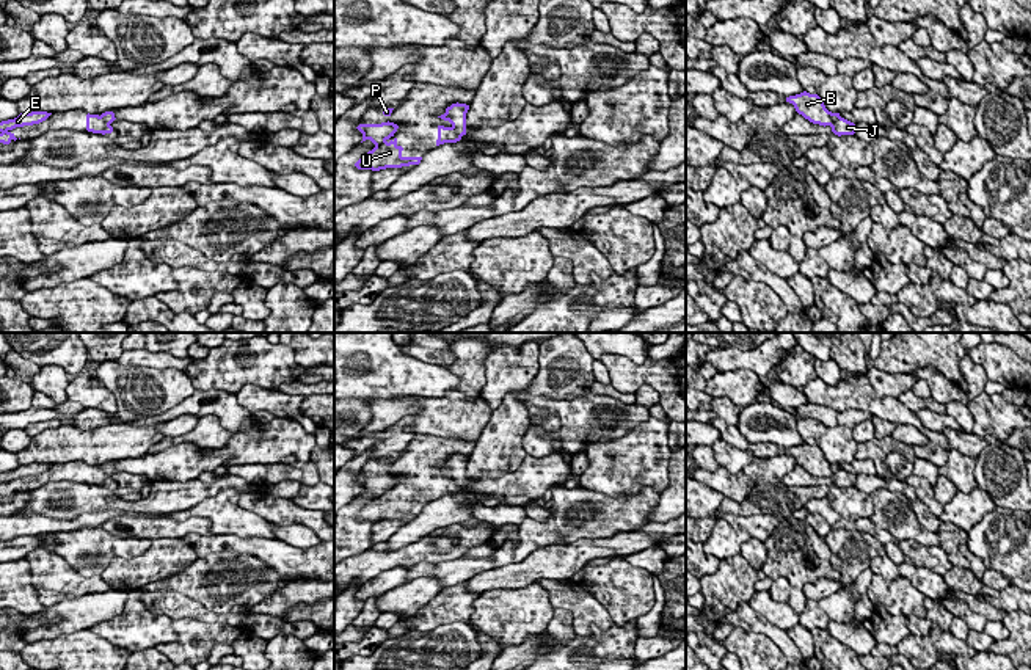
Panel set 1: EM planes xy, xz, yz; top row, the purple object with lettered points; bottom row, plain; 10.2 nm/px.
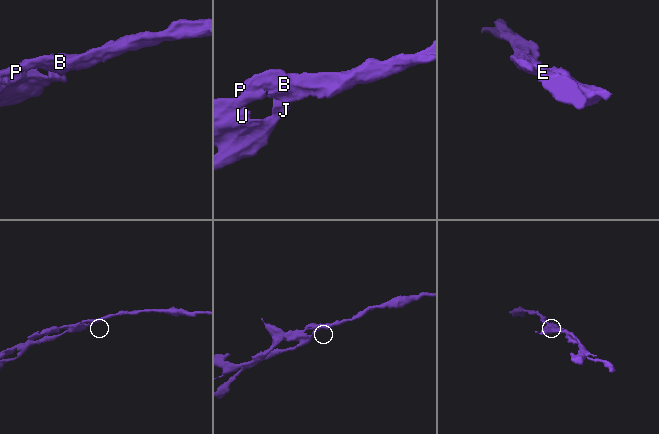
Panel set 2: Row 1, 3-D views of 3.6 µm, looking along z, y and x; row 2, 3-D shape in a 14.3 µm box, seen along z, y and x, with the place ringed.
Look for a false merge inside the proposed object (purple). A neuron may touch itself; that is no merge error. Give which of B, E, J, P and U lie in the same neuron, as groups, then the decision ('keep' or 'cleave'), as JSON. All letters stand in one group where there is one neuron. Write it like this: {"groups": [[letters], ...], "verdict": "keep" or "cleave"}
{"groups": [["B", "E", "P"], ["J", "U"]], "verdict": "cleave"}

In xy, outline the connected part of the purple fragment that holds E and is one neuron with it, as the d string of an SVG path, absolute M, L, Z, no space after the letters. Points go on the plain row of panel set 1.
M31 463L31 464L20 464L14 471L2 472L0 483L8 483L16 479L33 477L46 472L52 464L47 463Z

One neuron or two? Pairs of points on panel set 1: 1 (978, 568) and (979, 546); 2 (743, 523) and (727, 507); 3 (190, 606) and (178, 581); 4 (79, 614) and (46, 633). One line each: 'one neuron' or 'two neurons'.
1: two neurons
2: two neurons
3: two neurons
4: one neuron

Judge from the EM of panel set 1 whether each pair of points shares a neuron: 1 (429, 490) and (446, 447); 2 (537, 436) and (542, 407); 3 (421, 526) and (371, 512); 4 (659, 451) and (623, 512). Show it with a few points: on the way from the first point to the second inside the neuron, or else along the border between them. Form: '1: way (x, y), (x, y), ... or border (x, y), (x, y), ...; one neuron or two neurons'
1: way (429, 479), (429, 465), (435, 458); one neuron
2: way (551, 436), (564, 427), (564, 416), (556, 408); one neuron
3: border (446, 495), (432, 499), (416, 517); two neurons
4: border (598, 491), (631, 496), (653, 487), (659, 493); two neurons

